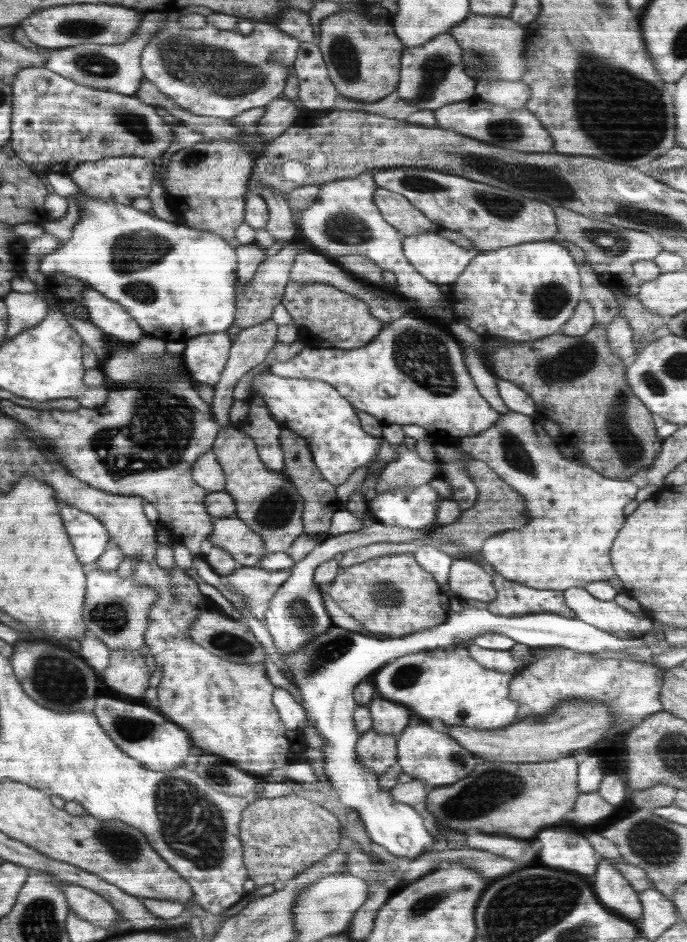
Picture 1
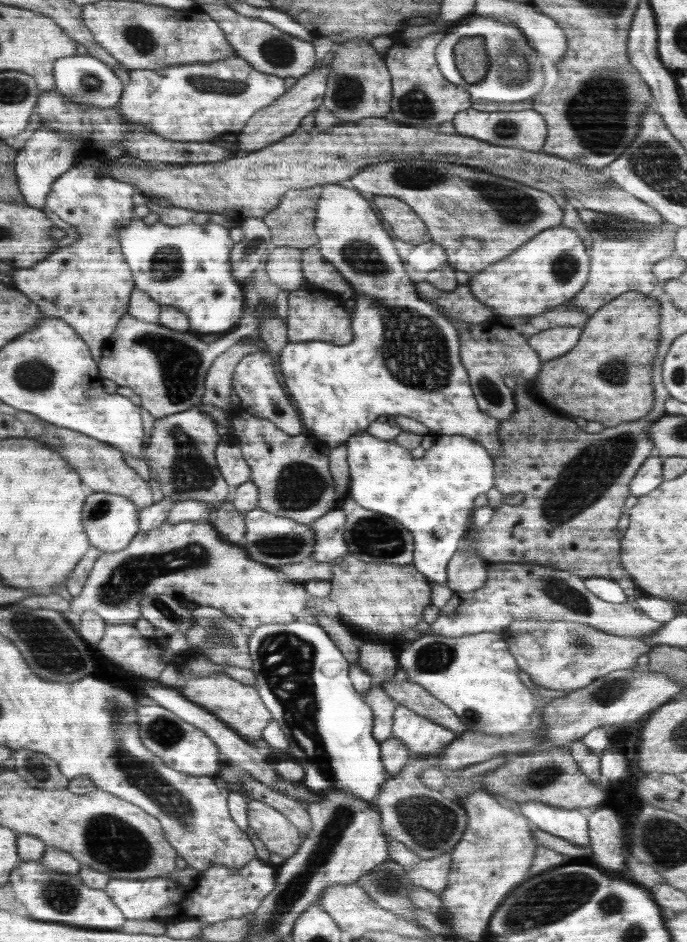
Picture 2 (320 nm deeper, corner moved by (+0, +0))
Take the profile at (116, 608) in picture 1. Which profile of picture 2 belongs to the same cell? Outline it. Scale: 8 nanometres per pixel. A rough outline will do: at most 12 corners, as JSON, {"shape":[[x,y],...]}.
{"shape":[[164,522],[96,559],[68,612],[134,625],[165,594],[249,632],[311,597],[211,522]]}

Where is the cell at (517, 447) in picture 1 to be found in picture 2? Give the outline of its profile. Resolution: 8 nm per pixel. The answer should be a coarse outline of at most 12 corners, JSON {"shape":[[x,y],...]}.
{"shape":[[571,300],[534,318],[485,325],[448,318],[478,406],[499,422],[515,410],[504,376],[536,380],[528,339],[576,326]]}

